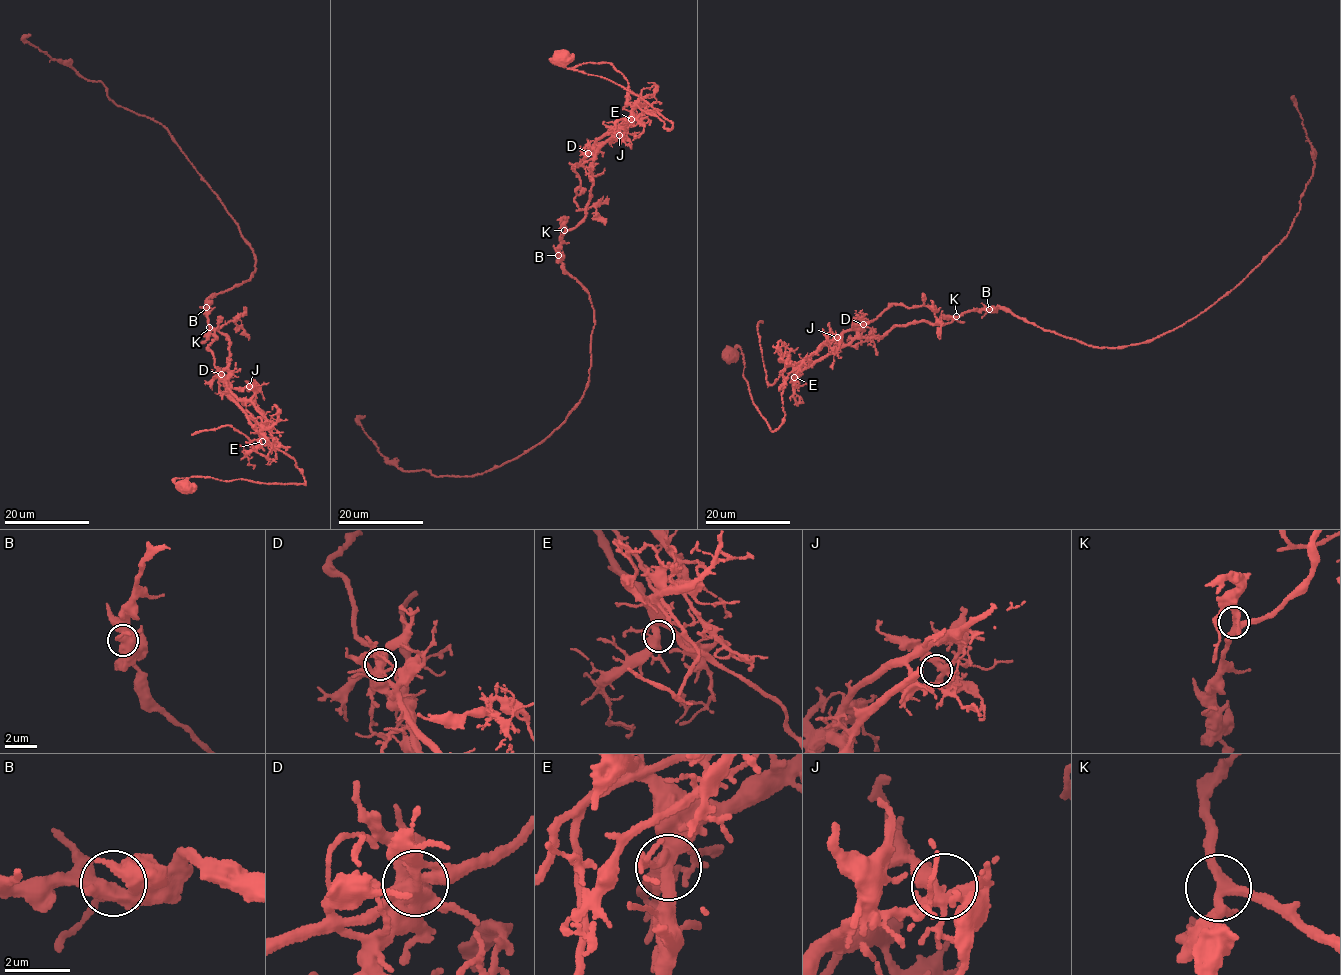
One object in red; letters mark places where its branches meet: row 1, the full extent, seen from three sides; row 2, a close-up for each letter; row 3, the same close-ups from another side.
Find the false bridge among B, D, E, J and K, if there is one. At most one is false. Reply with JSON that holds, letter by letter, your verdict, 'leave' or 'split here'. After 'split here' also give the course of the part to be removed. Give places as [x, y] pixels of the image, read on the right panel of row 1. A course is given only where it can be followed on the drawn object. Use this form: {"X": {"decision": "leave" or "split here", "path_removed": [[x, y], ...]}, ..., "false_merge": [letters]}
{"B": {"decision": "leave"}, "D": {"decision": "split here", "path_removed": [[863, 323], [848, 329], [805, 360], [784, 367], [771, 384], [766, 380], [757, 328], [758, 322], [763, 322]]}, "E": {"decision": "leave"}, "J": {"decision": "leave"}, "K": {"decision": "leave"}, "false_merge": ["D"]}

